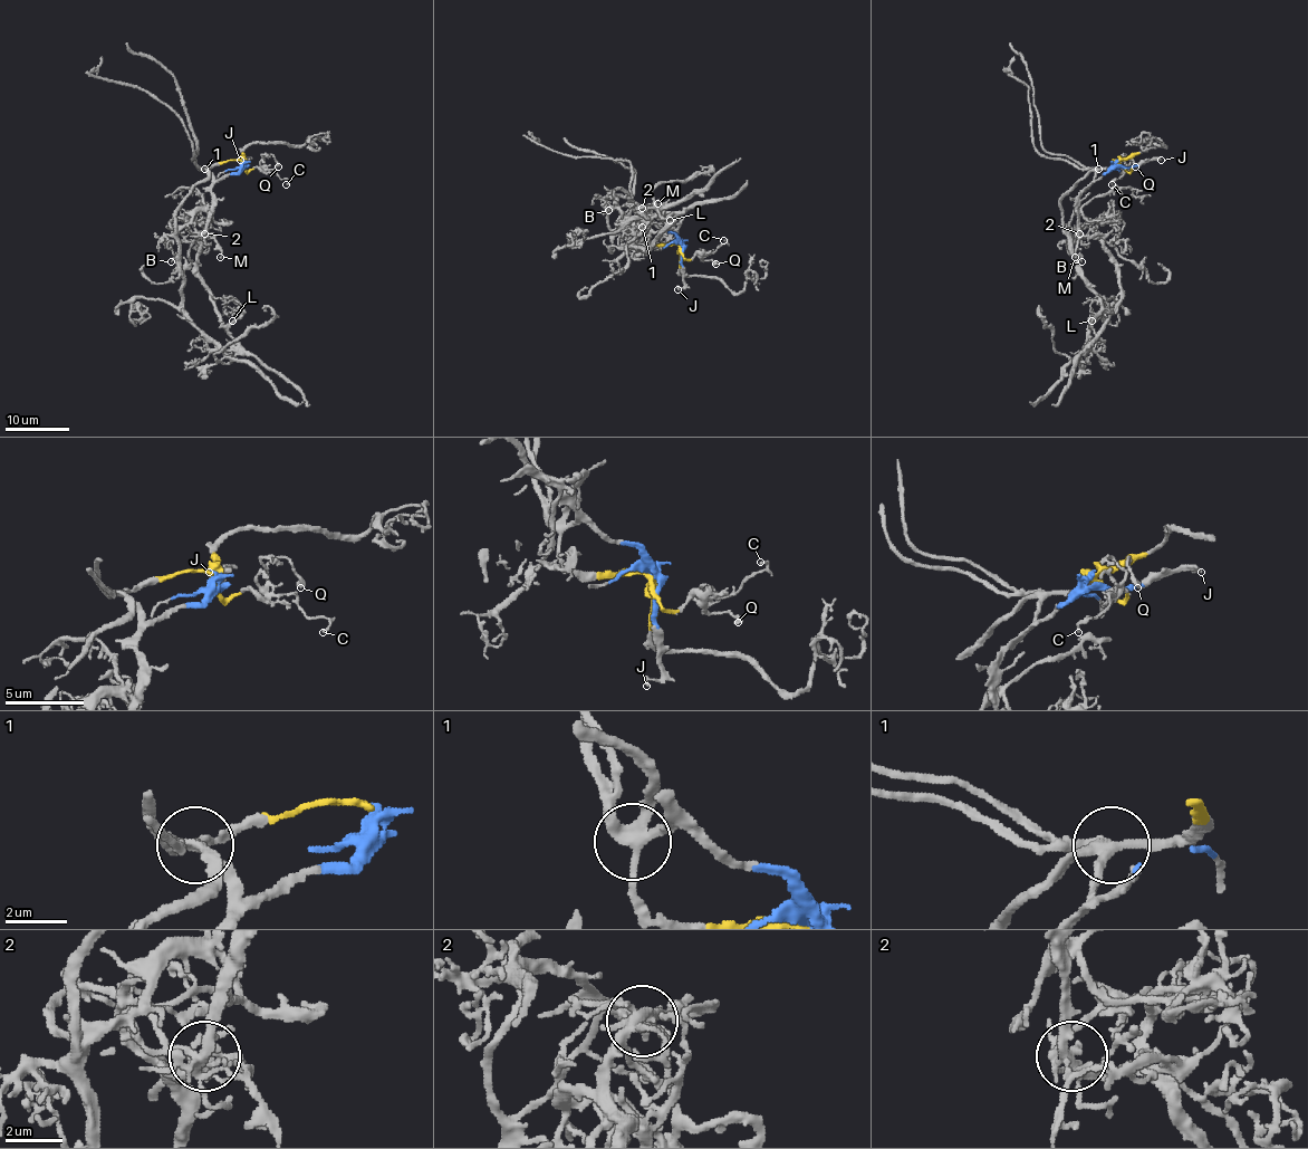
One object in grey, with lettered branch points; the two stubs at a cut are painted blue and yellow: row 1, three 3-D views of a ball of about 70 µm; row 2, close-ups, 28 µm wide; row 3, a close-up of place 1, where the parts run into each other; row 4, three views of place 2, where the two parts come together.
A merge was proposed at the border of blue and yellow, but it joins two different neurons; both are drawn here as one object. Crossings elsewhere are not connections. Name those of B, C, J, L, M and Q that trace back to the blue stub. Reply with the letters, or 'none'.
J, L, M

